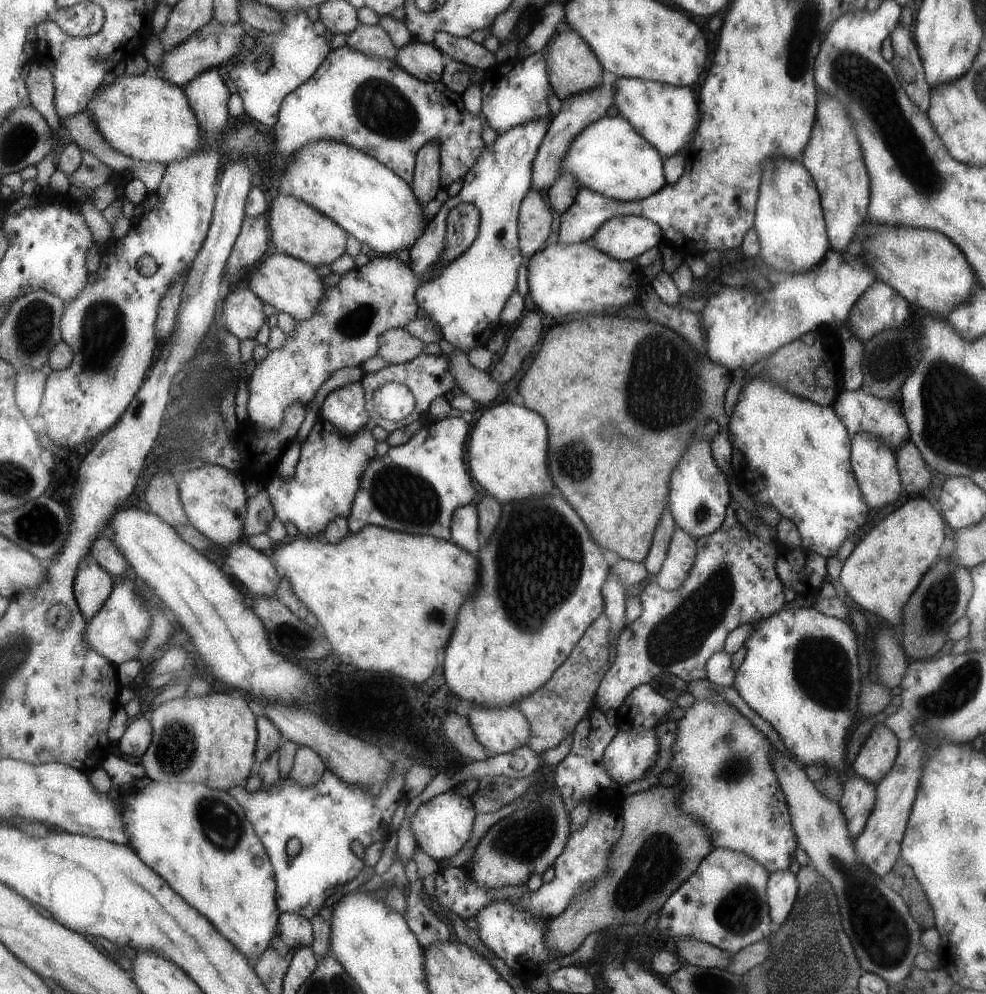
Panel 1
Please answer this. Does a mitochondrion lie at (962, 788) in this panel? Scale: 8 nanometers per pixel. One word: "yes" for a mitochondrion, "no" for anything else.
no

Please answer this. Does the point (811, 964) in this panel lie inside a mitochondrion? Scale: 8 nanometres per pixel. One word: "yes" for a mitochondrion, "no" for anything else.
yes

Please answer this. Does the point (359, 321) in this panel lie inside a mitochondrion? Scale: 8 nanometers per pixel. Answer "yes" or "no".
yes

